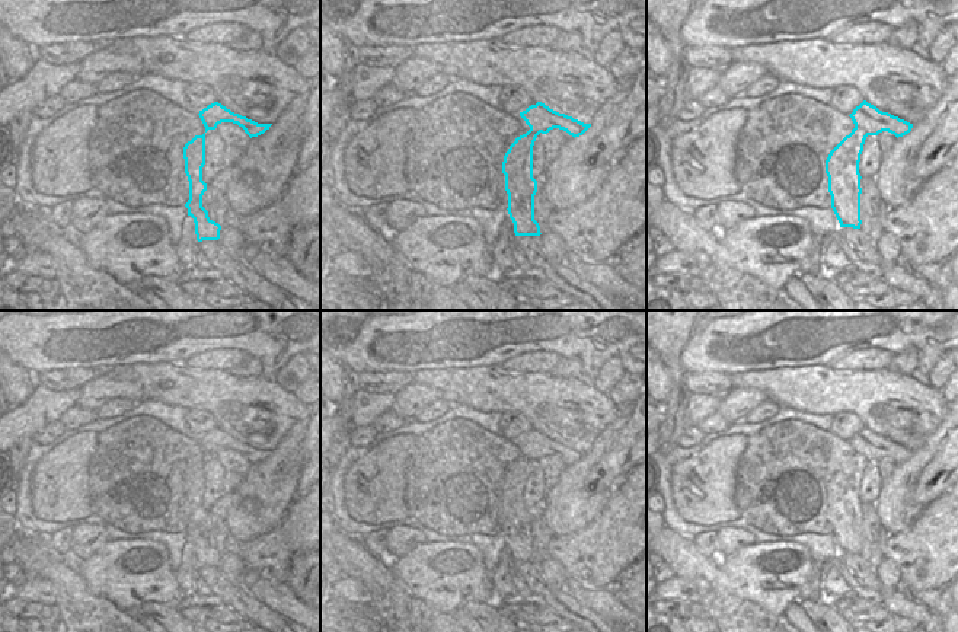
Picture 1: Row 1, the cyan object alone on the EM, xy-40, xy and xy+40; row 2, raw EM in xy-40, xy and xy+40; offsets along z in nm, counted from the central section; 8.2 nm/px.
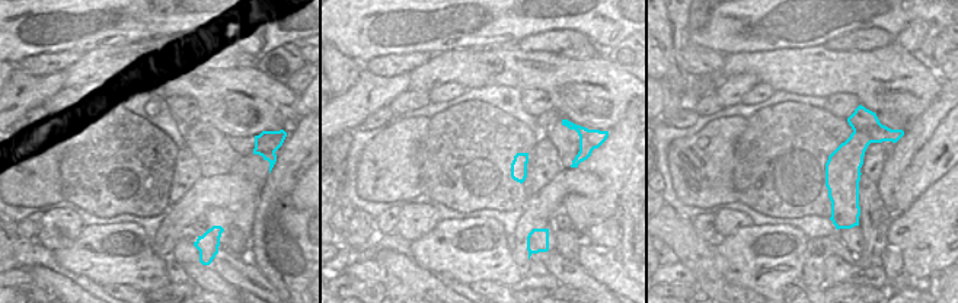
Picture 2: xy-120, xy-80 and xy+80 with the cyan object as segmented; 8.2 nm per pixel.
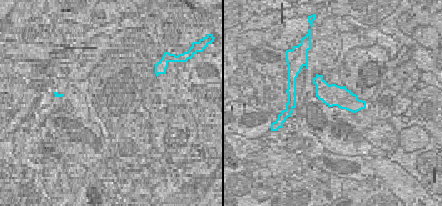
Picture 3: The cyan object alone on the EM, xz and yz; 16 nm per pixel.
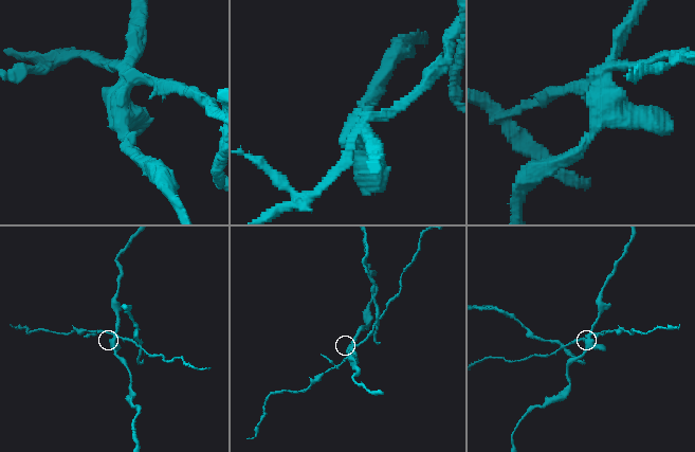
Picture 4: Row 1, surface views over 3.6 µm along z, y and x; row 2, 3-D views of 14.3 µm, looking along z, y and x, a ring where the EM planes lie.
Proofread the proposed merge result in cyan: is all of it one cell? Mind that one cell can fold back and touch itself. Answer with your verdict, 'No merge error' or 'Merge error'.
Merge error

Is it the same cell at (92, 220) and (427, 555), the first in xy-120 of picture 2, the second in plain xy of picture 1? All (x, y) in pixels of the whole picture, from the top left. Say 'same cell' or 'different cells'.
different cells

